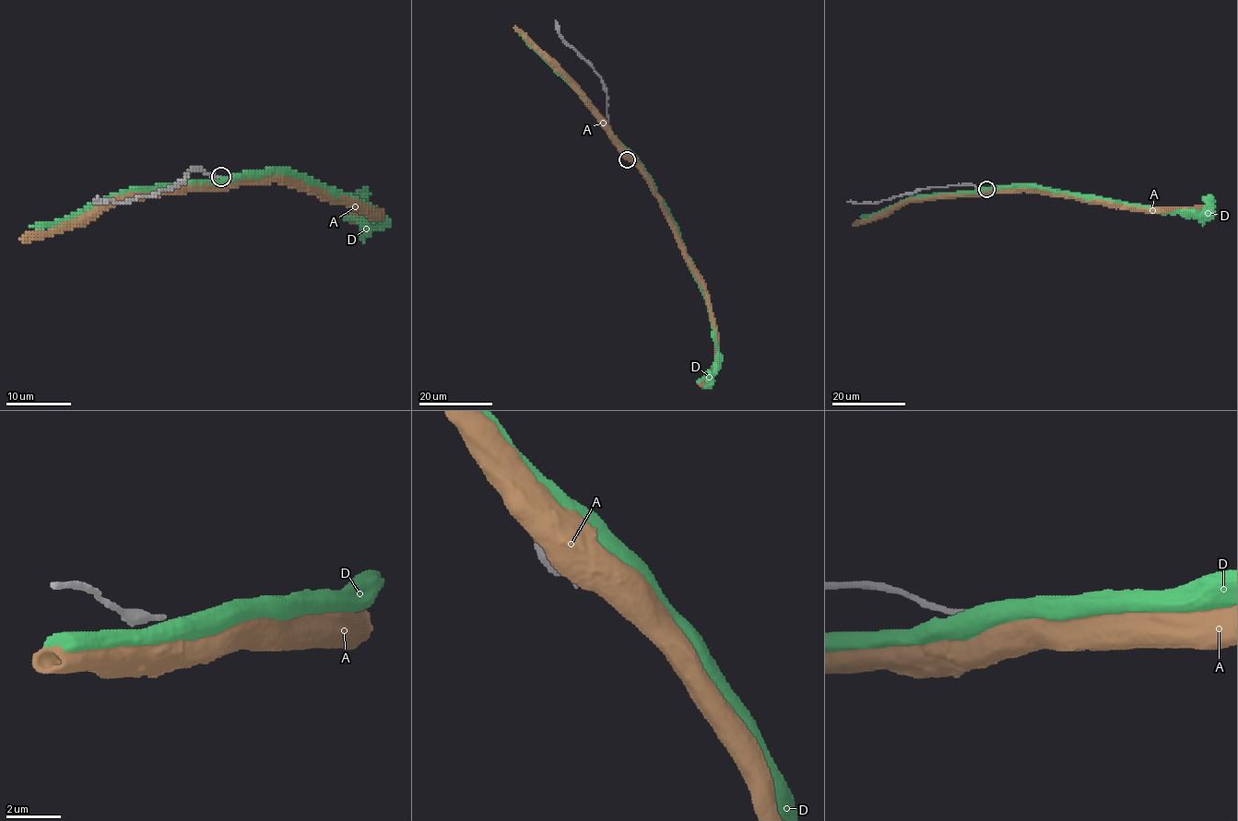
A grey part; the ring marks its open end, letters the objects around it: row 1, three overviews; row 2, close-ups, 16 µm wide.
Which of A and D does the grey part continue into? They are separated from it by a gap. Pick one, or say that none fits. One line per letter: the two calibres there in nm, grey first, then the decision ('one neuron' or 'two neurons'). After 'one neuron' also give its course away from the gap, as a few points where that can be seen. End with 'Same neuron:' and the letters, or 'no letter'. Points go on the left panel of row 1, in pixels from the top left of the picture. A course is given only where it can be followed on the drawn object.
A: calibres 240 and 950 nm; two neurons
D: calibres 240 and 750 nm; two neurons
Same neuron: no letter

